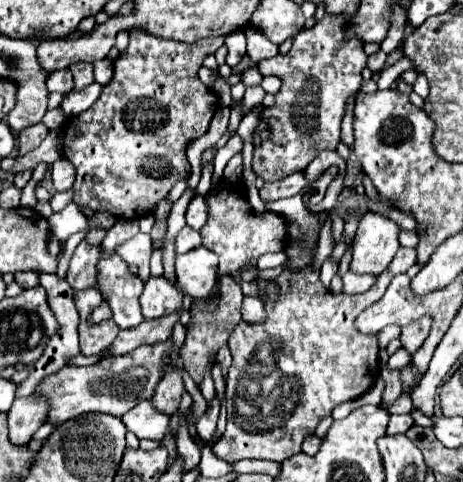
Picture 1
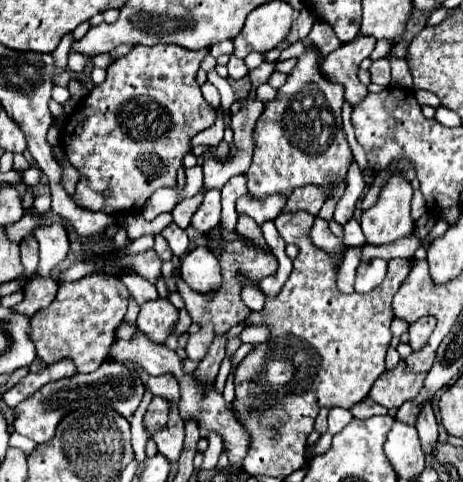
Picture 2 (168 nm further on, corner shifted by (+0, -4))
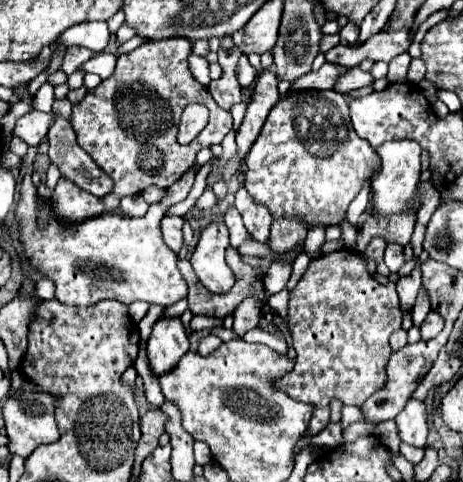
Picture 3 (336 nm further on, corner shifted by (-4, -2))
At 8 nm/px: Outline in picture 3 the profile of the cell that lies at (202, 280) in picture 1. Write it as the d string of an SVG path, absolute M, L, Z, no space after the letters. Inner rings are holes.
M211 222L203 228L201 238L193 250L191 264L197 278L209 292L223 294L235 284L235 274L225 262L225 250L229 246L229 230L223 222Z

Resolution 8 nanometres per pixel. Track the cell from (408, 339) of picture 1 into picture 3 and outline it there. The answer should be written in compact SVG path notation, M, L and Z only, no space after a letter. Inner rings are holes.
M429 312L425 322L421 324L421 338L435 338L443 328L443 320L437 312Z

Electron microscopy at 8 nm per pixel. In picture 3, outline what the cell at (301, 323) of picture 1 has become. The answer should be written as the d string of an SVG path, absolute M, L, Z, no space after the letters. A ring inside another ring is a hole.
M339 250L313 260L297 282L297 286L289 294L289 310L287 310L287 326L293 336L293 348L297 352L295 368L287 376L283 376L277 386L285 388L289 396L301 402L309 402L315 406L313 418L309 422L309 432L305 438L315 436L321 432L329 422L329 402L339 398L345 404L361 406L377 388L385 384L385 364L391 356L389 336L397 328L401 328L401 304L395 290L395 284L377 284L367 268L365 268L365 254Z

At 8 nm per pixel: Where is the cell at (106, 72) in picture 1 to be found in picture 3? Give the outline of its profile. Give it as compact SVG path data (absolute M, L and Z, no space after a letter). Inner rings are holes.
M101 52L101 54L95 54L89 62L85 62L81 68L85 72L93 72L93 74L99 74L103 80L109 78L115 70L115 64L117 64L117 54L107 54L107 52Z

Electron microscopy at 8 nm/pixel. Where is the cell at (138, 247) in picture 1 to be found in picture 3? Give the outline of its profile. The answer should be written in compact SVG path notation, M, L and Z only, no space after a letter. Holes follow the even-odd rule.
M133 302L133 304L129 304L129 316L131 316L131 320L135 324L139 324L143 320L143 316L147 314L147 310L149 310L147 302Z

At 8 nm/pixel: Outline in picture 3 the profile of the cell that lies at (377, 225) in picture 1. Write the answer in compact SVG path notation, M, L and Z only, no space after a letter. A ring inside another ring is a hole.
M395 140L381 144L377 148L377 154L381 158L381 170L377 178L373 178L371 188L373 190L373 216L389 216L389 212L405 212L409 208L409 200L413 198L413 192L419 182L421 174L421 146L413 140Z

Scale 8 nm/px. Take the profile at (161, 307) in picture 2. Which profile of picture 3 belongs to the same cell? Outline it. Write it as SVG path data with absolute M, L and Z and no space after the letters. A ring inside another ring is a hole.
M159 318L147 340L149 368L153 376L169 374L189 350L189 338L179 318Z

